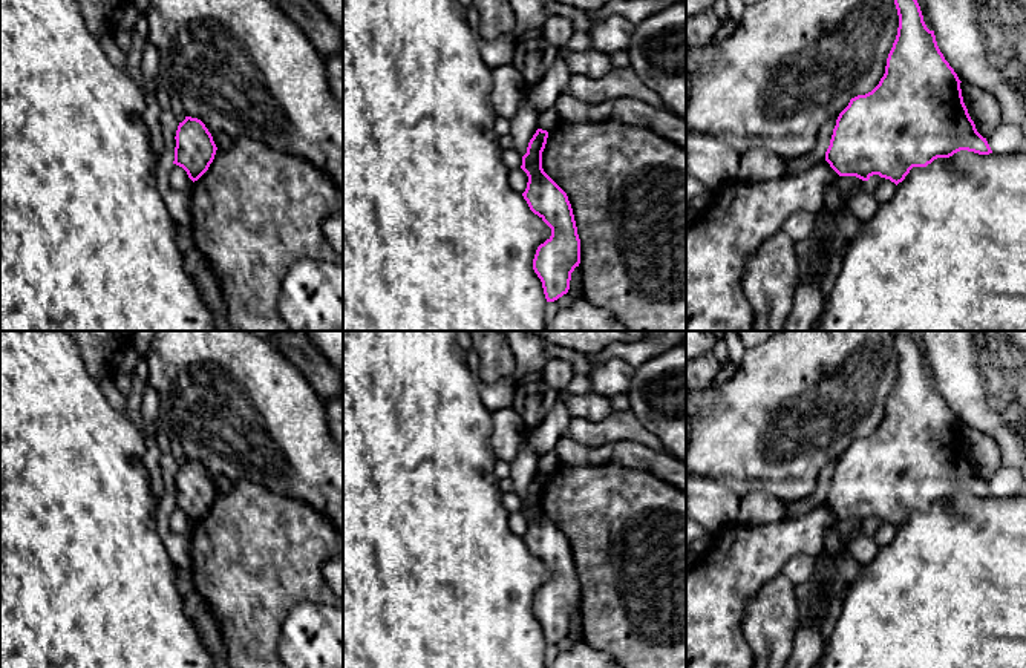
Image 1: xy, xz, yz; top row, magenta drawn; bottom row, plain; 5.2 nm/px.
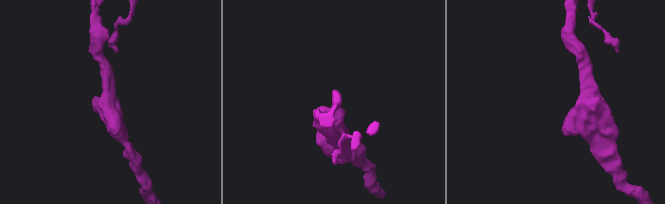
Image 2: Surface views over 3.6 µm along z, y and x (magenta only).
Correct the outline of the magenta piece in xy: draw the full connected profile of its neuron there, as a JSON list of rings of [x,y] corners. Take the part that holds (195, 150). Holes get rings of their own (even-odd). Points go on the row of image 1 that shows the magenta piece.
[[[185,116],[175,139],[173,164],[182,167],[193,182],[198,181],[208,170],[217,150],[211,133],[201,120]]]

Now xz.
[[[536,130],[521,169],[528,176],[524,199],[551,228],[551,236],[536,250],[533,270],[542,282],[547,302],[554,302],[570,290],[571,273],[580,264],[580,239],[567,193],[542,169],[547,138],[547,130]]]

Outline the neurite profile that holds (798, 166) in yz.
[[[838,116],[828,118],[822,126],[818,135],[816,150],[810,156],[804,156],[801,159],[795,159],[786,164],[786,173],[798,176],[807,170],[810,170],[816,162],[825,159],[825,152],[830,146],[830,139],[833,135],[833,129],[836,126]]]

